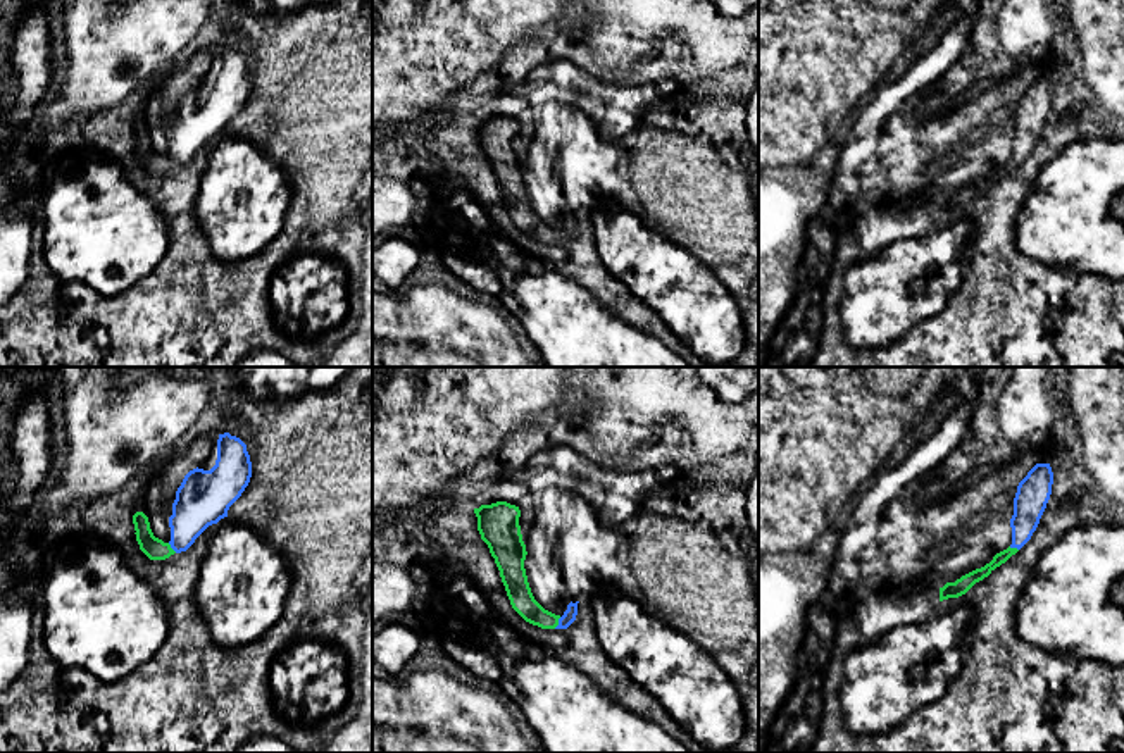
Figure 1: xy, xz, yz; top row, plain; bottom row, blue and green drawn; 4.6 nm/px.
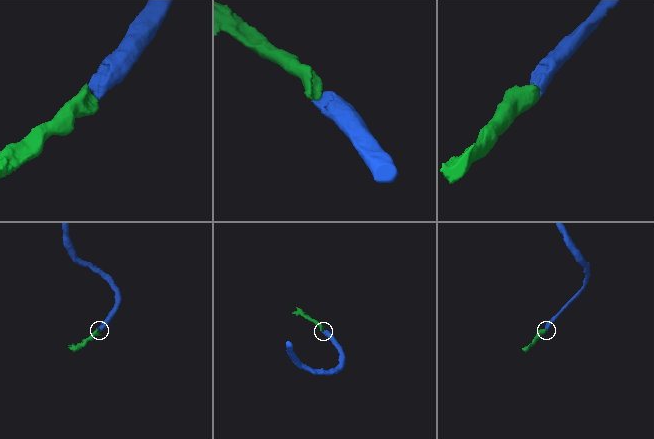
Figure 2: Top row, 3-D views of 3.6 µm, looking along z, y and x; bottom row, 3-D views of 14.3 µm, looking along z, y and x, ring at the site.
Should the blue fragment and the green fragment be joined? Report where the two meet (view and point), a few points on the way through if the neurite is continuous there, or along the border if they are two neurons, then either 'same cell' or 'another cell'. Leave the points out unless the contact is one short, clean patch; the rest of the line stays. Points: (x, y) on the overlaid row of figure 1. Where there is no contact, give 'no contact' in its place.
contact xz (559, 622); way xz (569, 616), (559, 622), (543, 619), (518, 588); same cell

